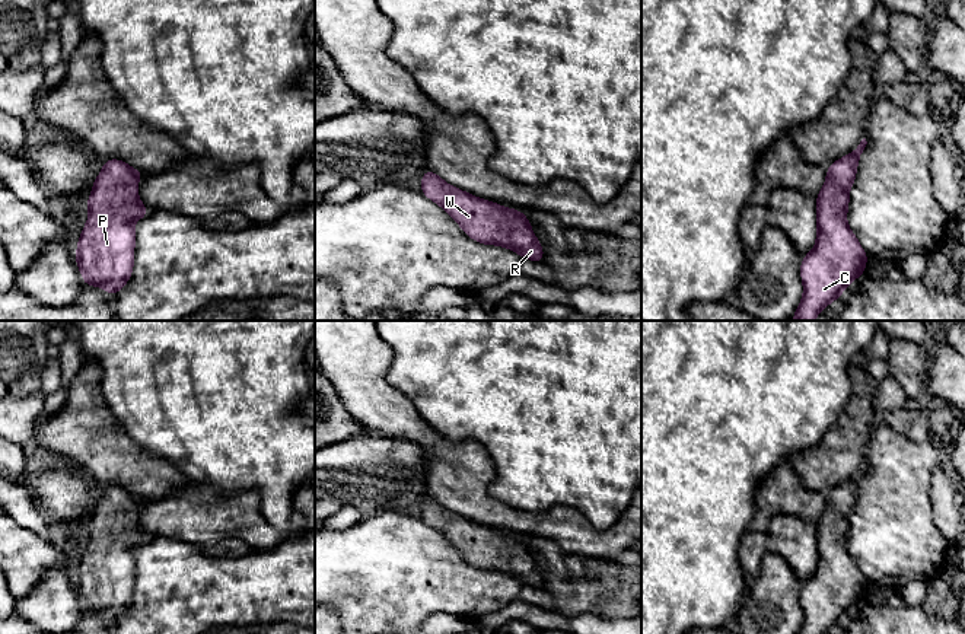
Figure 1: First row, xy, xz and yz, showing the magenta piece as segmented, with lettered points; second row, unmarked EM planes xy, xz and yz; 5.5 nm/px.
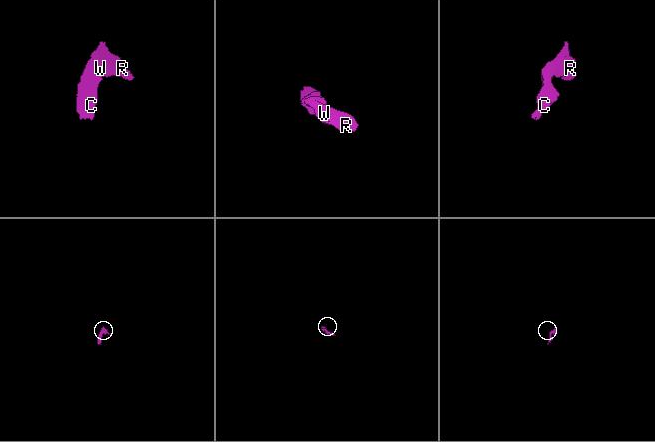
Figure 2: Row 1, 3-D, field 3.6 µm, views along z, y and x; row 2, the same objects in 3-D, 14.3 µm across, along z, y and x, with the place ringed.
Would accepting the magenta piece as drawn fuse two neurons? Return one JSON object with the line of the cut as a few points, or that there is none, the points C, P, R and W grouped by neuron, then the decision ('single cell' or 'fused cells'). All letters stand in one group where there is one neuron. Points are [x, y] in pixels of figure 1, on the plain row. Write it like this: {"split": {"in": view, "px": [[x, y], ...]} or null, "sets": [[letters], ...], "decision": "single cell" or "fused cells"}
{"split": null, "sets": [["C", "P", "R", "W"]], "decision": "single cell"}

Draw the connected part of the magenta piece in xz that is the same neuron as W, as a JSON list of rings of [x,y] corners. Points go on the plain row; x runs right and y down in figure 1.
[[[431,497],[423,498],[420,519],[445,535],[472,567],[504,573],[522,584],[544,589],[544,576],[522,538],[450,513]]]

